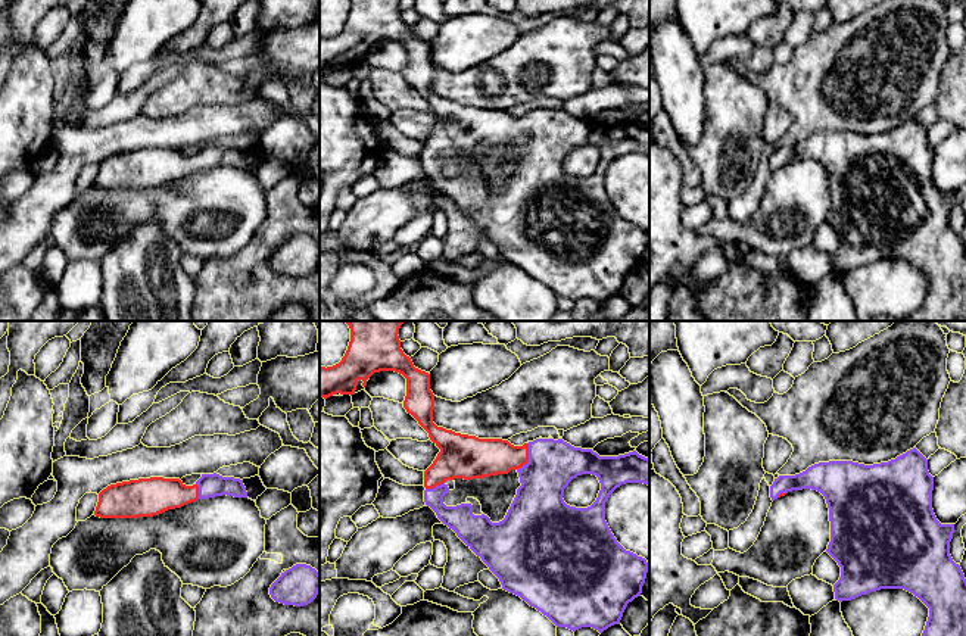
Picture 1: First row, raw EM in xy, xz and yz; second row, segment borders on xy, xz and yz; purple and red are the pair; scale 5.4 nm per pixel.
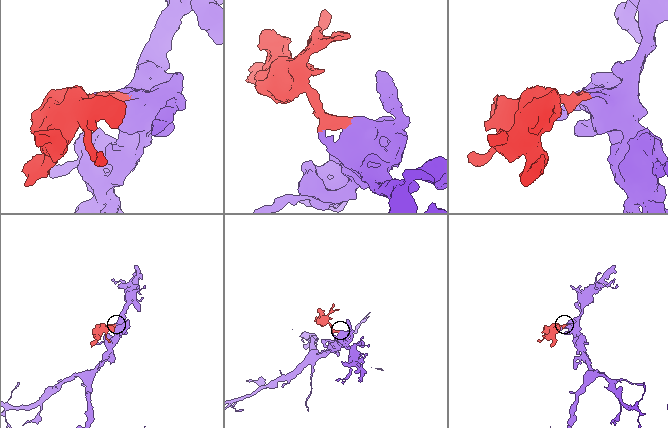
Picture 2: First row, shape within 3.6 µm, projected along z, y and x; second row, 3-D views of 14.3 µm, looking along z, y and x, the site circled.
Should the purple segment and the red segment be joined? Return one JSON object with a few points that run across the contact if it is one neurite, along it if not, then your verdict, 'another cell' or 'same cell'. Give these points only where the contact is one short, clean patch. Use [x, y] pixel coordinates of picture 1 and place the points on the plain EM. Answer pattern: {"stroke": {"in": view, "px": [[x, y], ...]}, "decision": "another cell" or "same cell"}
{"decision": "same cell"}

